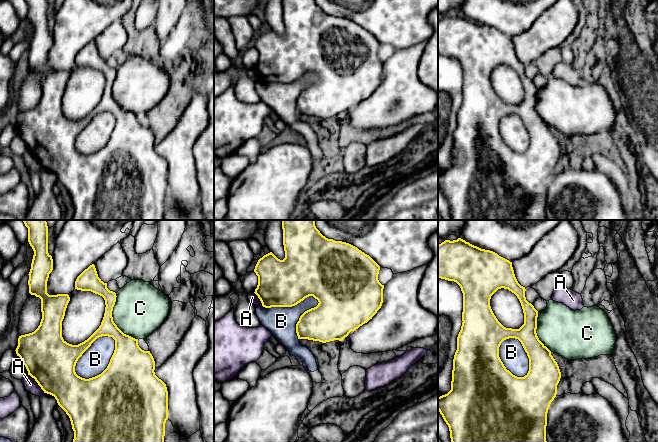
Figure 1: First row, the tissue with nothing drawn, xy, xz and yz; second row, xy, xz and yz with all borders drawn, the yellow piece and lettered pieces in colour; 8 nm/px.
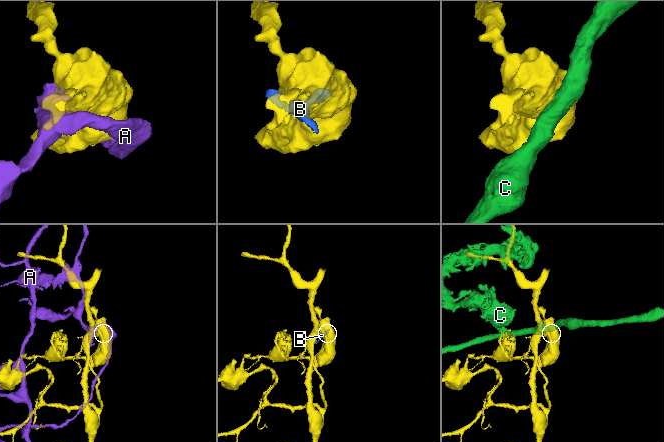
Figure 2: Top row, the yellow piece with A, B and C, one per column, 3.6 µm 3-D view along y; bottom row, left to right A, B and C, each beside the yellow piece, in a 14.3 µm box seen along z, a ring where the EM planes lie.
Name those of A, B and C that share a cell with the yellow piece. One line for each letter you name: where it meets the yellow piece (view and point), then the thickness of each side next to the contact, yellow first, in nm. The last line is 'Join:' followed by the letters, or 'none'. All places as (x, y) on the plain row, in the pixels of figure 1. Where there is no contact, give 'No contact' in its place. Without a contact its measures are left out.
Join: none

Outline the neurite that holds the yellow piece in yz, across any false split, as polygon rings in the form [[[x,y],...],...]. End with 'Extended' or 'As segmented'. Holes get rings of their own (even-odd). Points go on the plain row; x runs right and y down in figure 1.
[[[461,14],[453,17],[445,16],[438,21],[438,53],[456,58],[463,69],[463,98],[453,135],[451,166],[438,173],[438,187],[449,203],[452,220],[547,220],[547,189],[556,173],[561,148],[551,127],[537,112],[538,87],[526,76],[526,65],[518,59],[512,38]],[[501,64],[514,69],[521,79],[524,100],[519,105],[504,103],[491,85],[491,72]],[[509,114],[518,115],[529,134],[529,147],[524,153],[513,151],[499,133],[501,119]]]. As segmented

